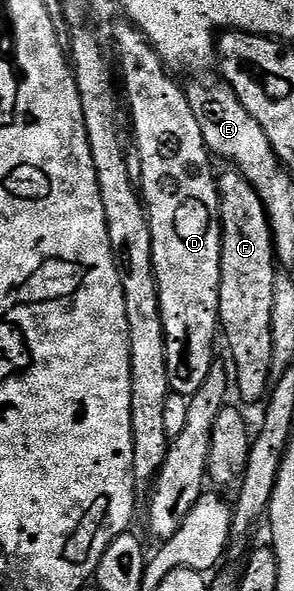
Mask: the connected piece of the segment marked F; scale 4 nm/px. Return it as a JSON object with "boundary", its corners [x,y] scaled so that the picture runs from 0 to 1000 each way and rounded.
{"boundary":[[[776,286],[741,303],[748,327],[748,406],[755,408],[755,469],[748,470],[748,550],[755,574],[789,592],[786,619],[796,623],[796,655],[837,680],[895,677],[915,660],[912,641],[925,633],[925,525],[932,523],[932,489],[946,447],[939,426],[925,423],[925,391],[912,386],[912,364],[878,327],[799,286]]]}

